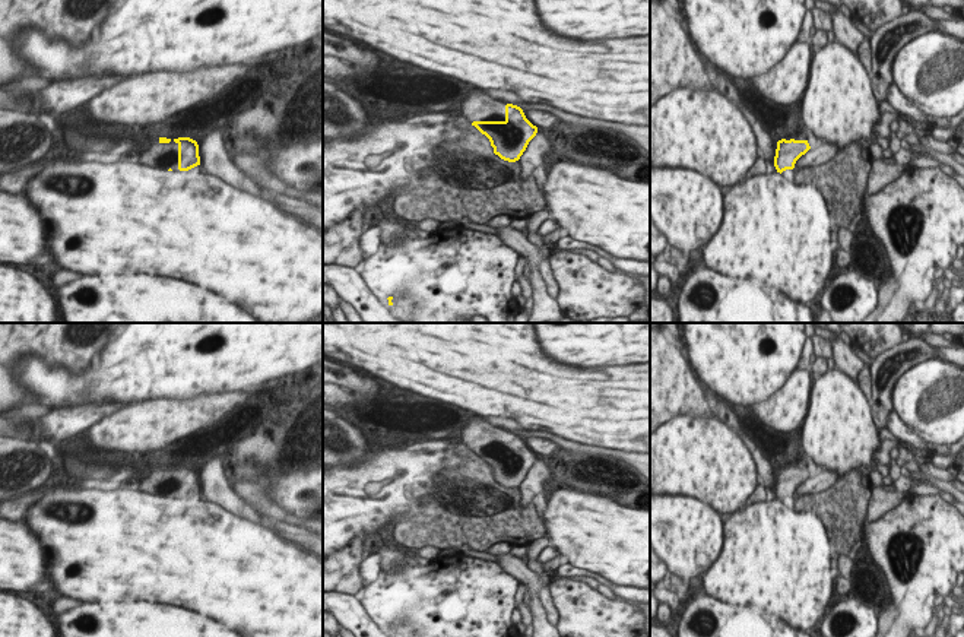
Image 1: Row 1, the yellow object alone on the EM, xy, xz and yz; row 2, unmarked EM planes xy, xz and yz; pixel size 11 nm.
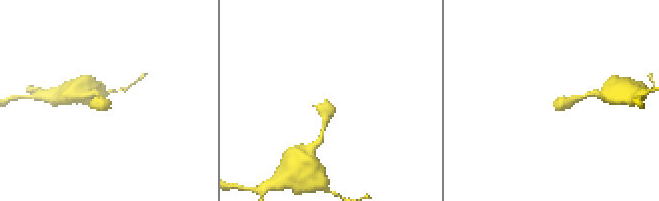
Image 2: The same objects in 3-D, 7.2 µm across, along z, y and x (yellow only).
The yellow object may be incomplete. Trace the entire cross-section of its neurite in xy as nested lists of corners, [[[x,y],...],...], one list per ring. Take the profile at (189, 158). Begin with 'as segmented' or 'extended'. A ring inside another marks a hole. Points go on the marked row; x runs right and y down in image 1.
extended; [[[149,137],[137,164],[168,171],[188,171],[200,165],[199,145],[190,137]]]

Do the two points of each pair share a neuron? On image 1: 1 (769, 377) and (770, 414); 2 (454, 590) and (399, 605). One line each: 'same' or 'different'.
1: different
2: same

